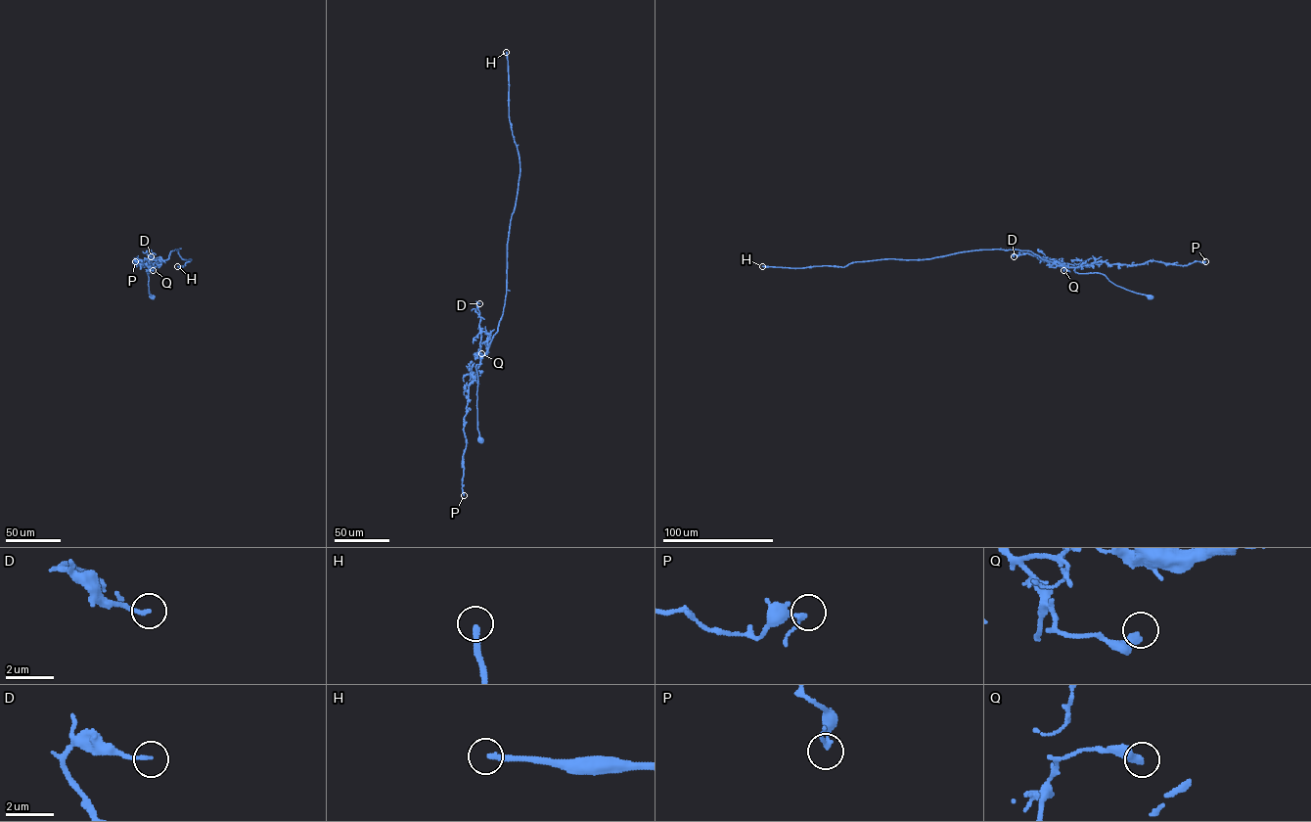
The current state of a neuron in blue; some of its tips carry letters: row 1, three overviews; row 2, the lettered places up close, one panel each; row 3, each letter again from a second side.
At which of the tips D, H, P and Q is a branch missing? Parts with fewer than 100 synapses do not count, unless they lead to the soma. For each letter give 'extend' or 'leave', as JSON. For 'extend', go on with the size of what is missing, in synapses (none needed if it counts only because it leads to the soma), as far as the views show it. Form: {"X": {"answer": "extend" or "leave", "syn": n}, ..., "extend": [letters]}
{"D": {"answer": "leave"}, "H": {"answer": "extend", "syn": 190}, "P": {"answer": "leave"}, "Q": {"answer": "leave"}, "extend": ["H"]}

